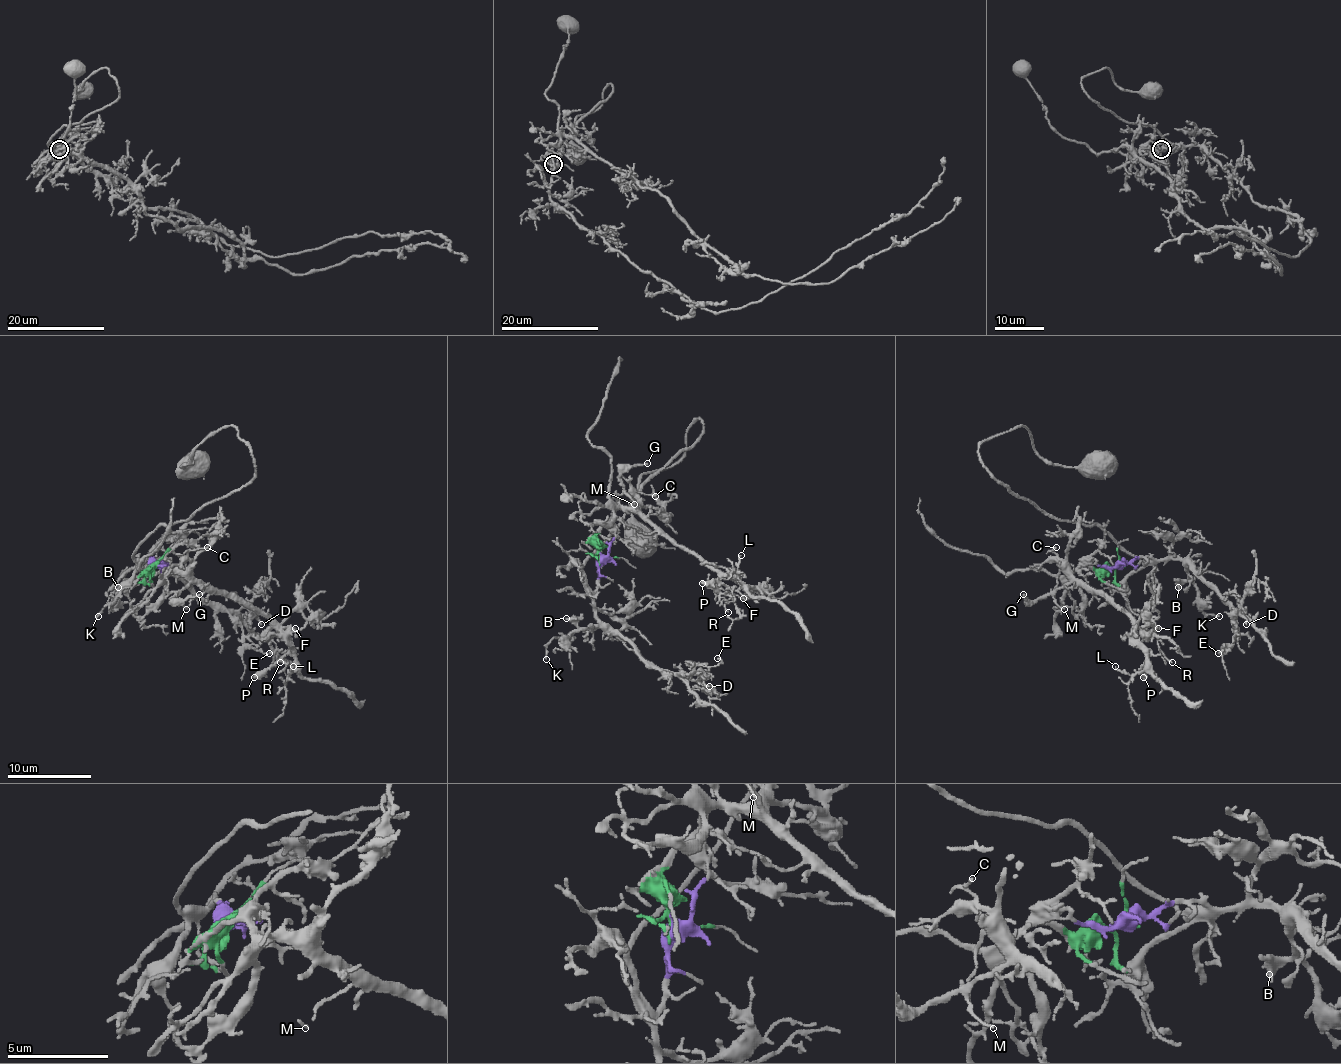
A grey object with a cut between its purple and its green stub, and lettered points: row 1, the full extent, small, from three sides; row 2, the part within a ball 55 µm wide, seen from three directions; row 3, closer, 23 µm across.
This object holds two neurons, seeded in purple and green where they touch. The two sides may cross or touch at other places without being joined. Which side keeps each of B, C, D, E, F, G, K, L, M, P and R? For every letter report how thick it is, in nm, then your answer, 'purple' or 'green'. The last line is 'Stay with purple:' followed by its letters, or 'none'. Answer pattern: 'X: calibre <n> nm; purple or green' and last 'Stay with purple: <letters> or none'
B: calibre 260 nm; purple
C: calibre 130 nm; green
D: calibre 170 nm; purple
E: calibre 180 nm; purple
F: calibre 90 nm; green
G: calibre 140 nm; green
K: calibre 130 nm; purple
L: calibre 130 nm; green
M: calibre 110 nm; green
P: calibre 480 nm; green
R: calibre 90 nm; green
Stay with purple: B, D, E, K

